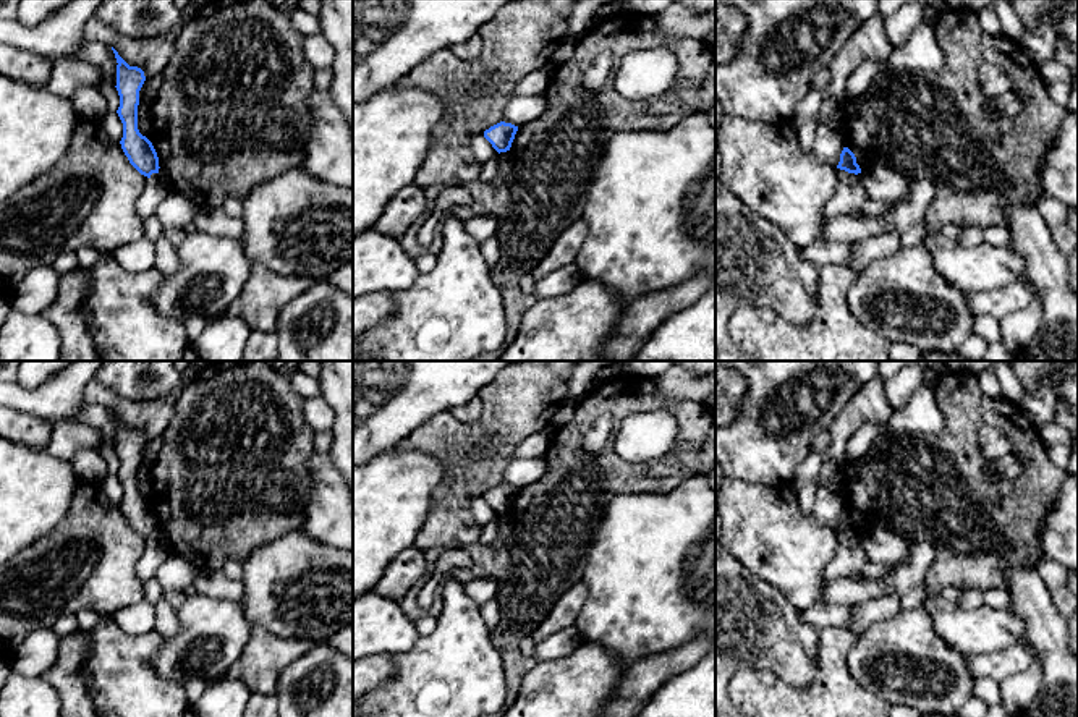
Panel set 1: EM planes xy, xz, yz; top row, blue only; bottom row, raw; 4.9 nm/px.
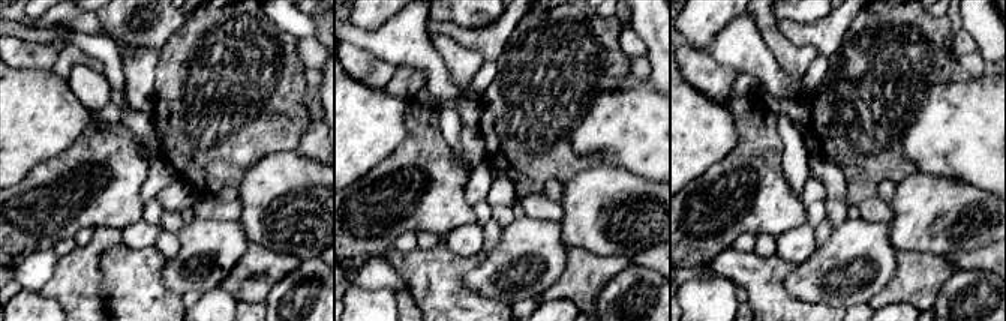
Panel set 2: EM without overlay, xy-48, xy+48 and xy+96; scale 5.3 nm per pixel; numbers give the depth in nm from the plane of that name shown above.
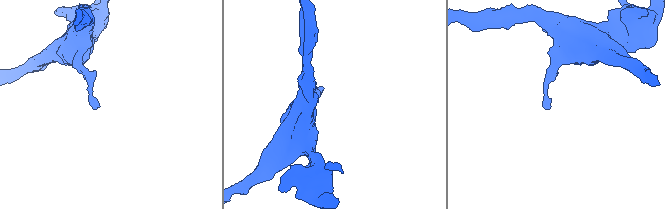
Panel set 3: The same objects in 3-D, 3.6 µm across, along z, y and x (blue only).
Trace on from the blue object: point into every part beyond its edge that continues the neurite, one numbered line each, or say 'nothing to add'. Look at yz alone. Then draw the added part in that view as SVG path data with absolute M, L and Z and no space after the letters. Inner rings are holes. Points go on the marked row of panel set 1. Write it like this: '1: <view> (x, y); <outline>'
nothing to add

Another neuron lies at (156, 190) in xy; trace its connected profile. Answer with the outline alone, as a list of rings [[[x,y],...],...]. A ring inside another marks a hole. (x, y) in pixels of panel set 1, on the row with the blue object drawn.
[[[152,173],[136,202],[136,212],[141,218],[147,218],[155,215],[162,201],[173,191],[170,183],[159,176],[159,173]]]

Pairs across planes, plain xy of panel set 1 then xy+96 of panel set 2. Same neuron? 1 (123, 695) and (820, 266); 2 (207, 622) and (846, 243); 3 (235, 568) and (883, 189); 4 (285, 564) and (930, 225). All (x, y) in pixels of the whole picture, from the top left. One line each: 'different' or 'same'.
1: different
2: same
3: same
4: same

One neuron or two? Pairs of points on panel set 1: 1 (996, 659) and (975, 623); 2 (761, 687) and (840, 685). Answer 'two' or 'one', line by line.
1: two
2: one

